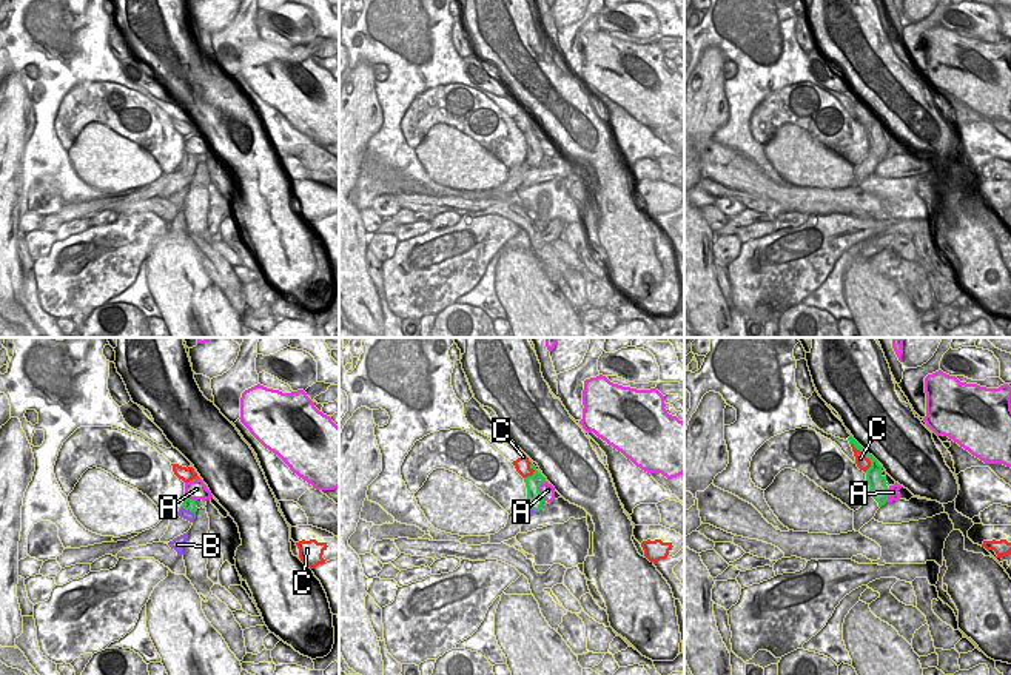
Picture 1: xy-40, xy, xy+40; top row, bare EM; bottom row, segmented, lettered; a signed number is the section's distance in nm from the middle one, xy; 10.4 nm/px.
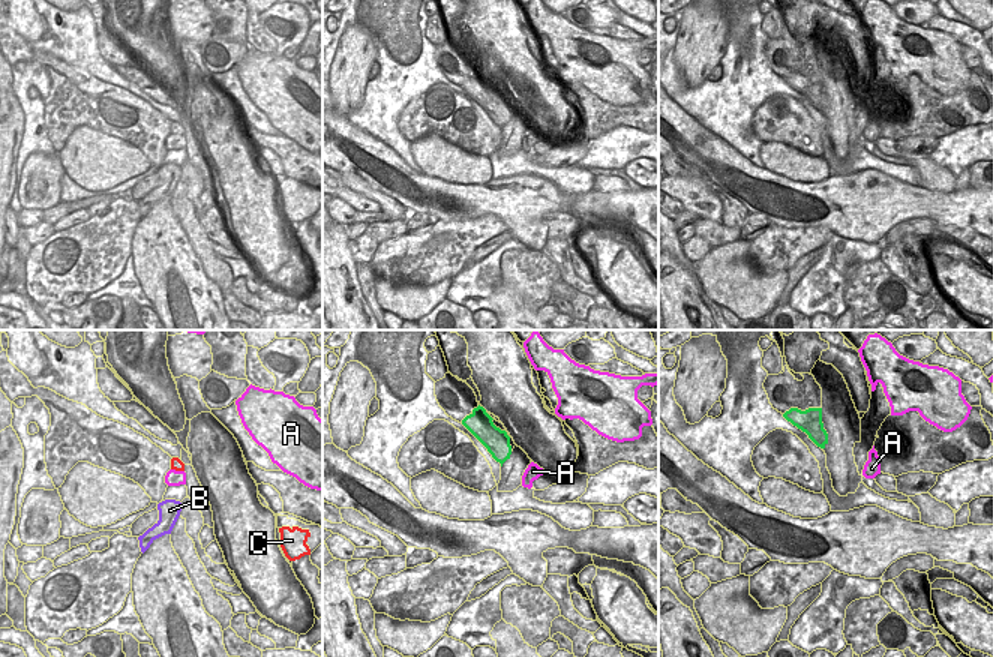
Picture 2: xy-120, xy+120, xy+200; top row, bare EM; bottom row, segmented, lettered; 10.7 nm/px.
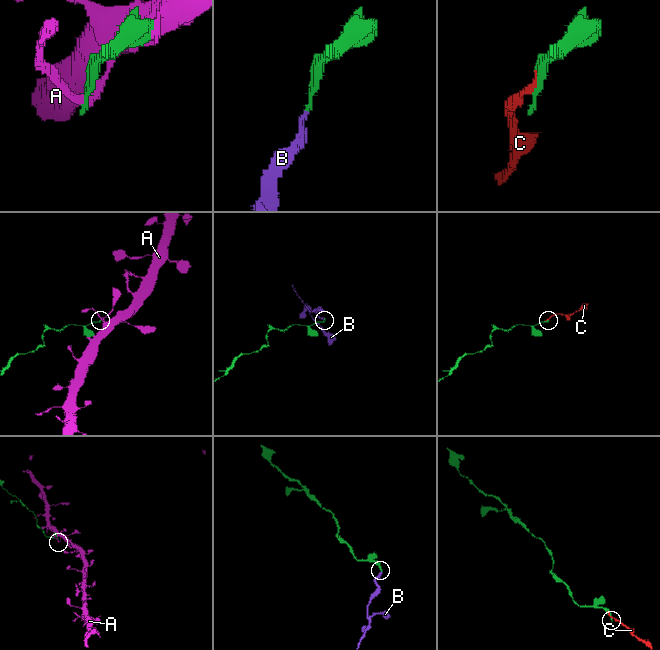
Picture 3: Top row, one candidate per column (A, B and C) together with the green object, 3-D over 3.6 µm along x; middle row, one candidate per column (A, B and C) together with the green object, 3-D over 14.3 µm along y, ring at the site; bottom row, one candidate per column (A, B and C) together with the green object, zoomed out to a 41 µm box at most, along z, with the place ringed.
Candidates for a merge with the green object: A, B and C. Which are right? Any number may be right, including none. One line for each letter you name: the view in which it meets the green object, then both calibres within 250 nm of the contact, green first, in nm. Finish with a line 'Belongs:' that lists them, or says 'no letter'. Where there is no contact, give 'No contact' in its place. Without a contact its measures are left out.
C: Touches green in xy+40. Thickness 170 nm (green) against 140 nm
Belongs: C

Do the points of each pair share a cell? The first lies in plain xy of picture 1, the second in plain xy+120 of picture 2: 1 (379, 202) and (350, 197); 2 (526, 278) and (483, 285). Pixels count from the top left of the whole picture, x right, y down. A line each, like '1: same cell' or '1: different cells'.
1: same cell
2: different cells

